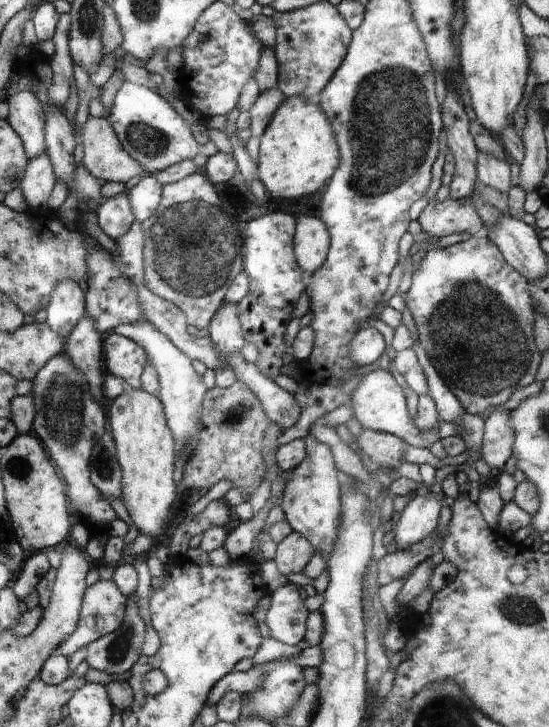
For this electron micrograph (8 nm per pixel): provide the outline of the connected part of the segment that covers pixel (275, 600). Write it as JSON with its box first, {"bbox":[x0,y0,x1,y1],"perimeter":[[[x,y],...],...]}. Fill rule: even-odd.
{"bbox":[266,582,310,645],"perimeter":[[[287,582],[270,593],[272,606],[266,614],[270,636],[288,645],[304,644],[310,612],[295,584]]]}

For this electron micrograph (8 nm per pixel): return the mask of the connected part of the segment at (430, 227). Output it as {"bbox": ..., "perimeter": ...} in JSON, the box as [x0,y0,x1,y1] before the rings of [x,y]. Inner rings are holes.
{"bbox":[418,197,483,238],"perimeter":[[[446,197],[442,202],[430,200],[418,218],[422,232],[438,238],[453,233],[475,236],[483,227],[476,207],[469,198],[452,200]]]}

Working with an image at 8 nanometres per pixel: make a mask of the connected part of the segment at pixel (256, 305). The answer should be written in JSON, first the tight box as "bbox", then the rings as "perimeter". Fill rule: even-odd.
{"bbox":[235,212,304,379],"perimeter":[[[274,212],[252,220],[245,228],[246,272],[244,276],[250,282],[250,291],[235,306],[241,325],[245,344],[252,344],[258,349],[258,359],[253,366],[268,379],[282,373],[281,360],[286,342],[286,326],[292,318],[292,310],[298,304],[298,298],[304,292],[302,269],[298,260],[294,260],[292,252],[292,236],[294,235],[294,218],[284,212]]]}

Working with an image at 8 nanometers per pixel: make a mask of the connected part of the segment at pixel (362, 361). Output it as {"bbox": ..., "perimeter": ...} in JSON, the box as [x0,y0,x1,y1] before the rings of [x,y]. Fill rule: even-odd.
{"bbox":[351,325,385,367],"perimeter":[[[370,325],[364,328],[355,337],[351,344],[351,360],[357,367],[368,366],[385,359],[384,337],[377,328]]]}

